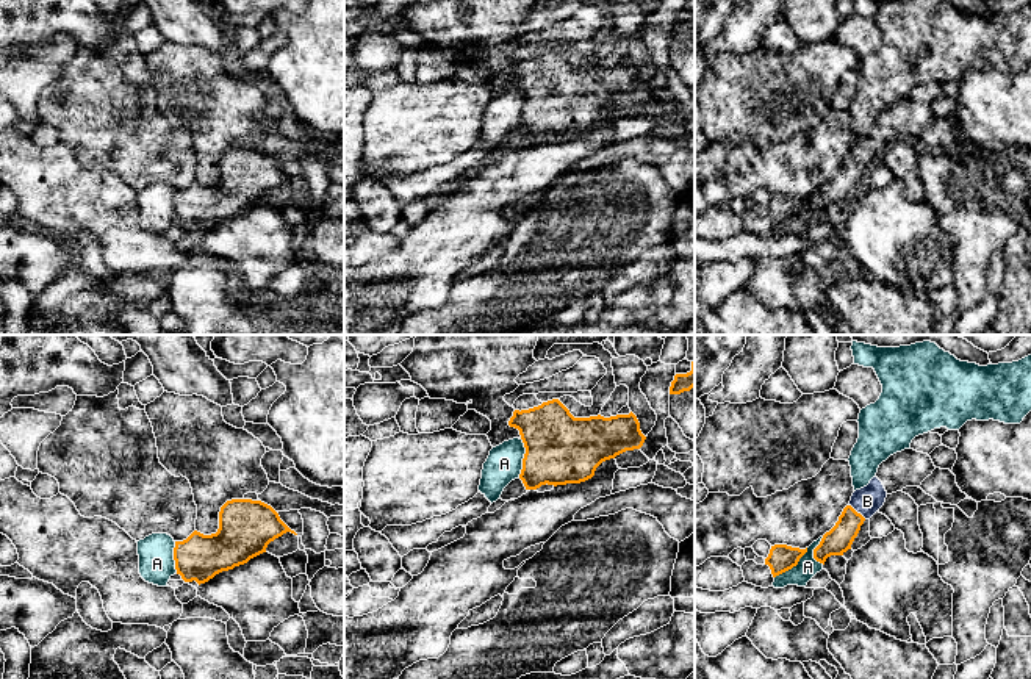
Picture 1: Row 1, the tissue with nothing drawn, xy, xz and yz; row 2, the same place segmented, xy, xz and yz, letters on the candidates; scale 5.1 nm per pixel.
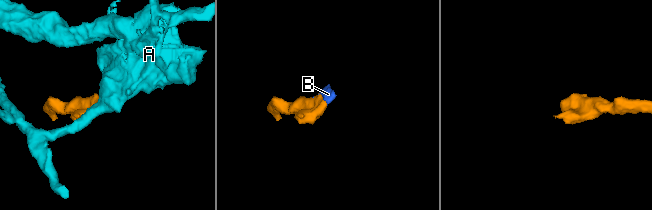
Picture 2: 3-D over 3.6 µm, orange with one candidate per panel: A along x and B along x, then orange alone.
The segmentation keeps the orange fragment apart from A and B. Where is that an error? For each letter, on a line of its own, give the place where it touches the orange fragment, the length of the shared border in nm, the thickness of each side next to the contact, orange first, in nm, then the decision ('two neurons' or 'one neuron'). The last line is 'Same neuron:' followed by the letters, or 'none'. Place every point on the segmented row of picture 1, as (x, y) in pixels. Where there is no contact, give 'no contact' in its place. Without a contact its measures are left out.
A: contact yz (793, 565); length 240 nm; calibres 140 and 110 nm; two neurons
B: contact yz (856, 512); length 120 nm; calibres 140 and 150 nm; one neuron
Same neuron: B

